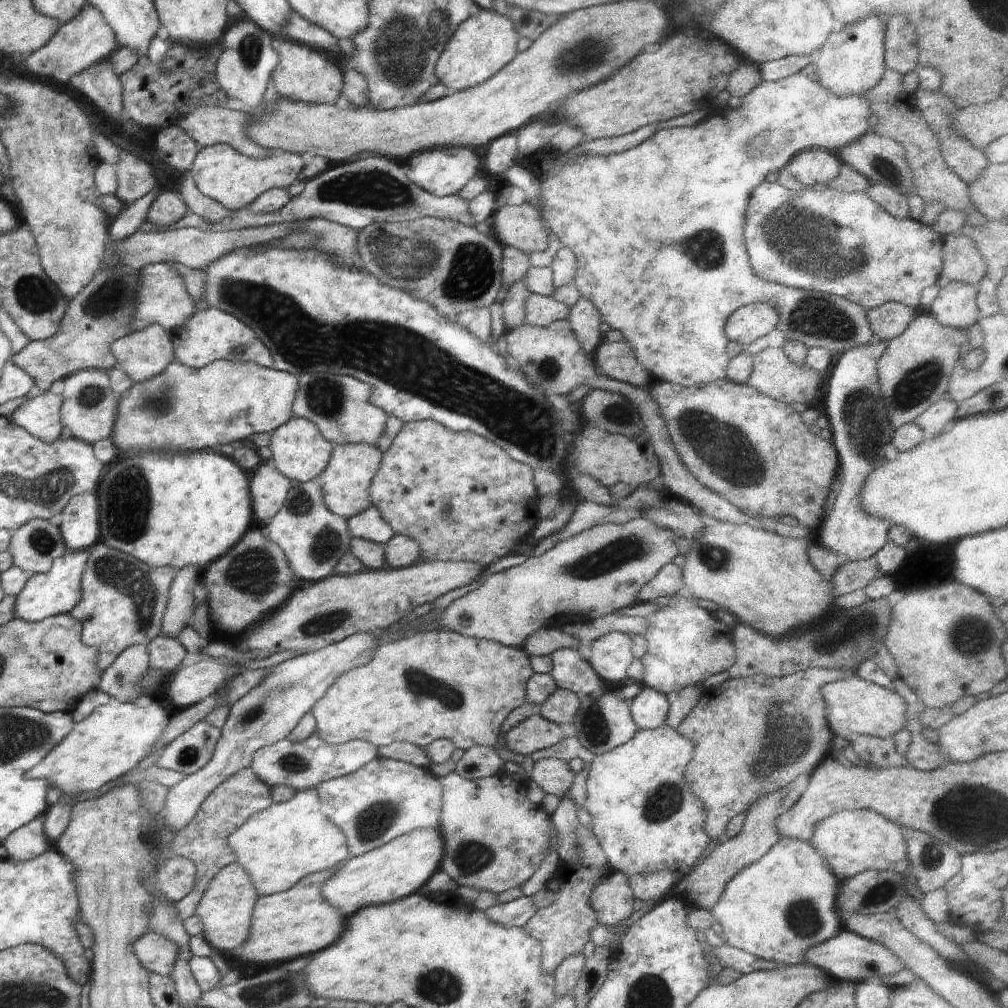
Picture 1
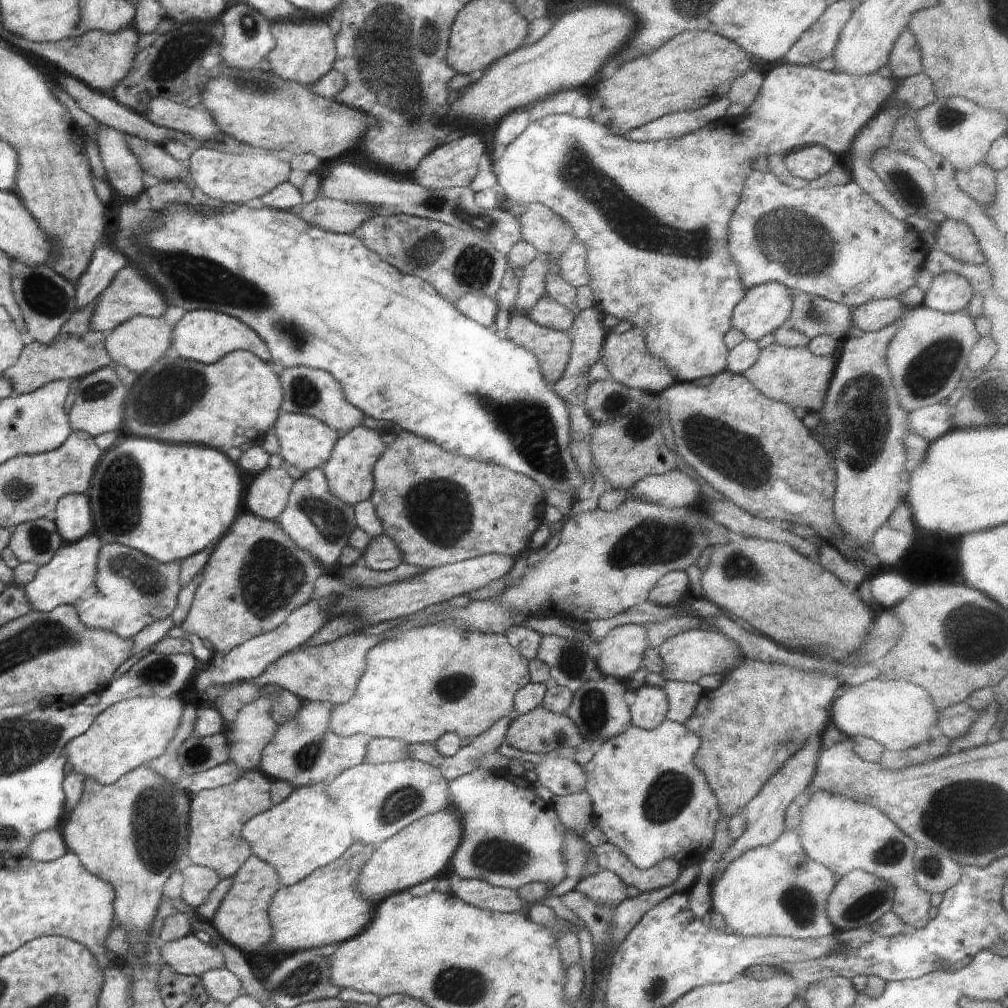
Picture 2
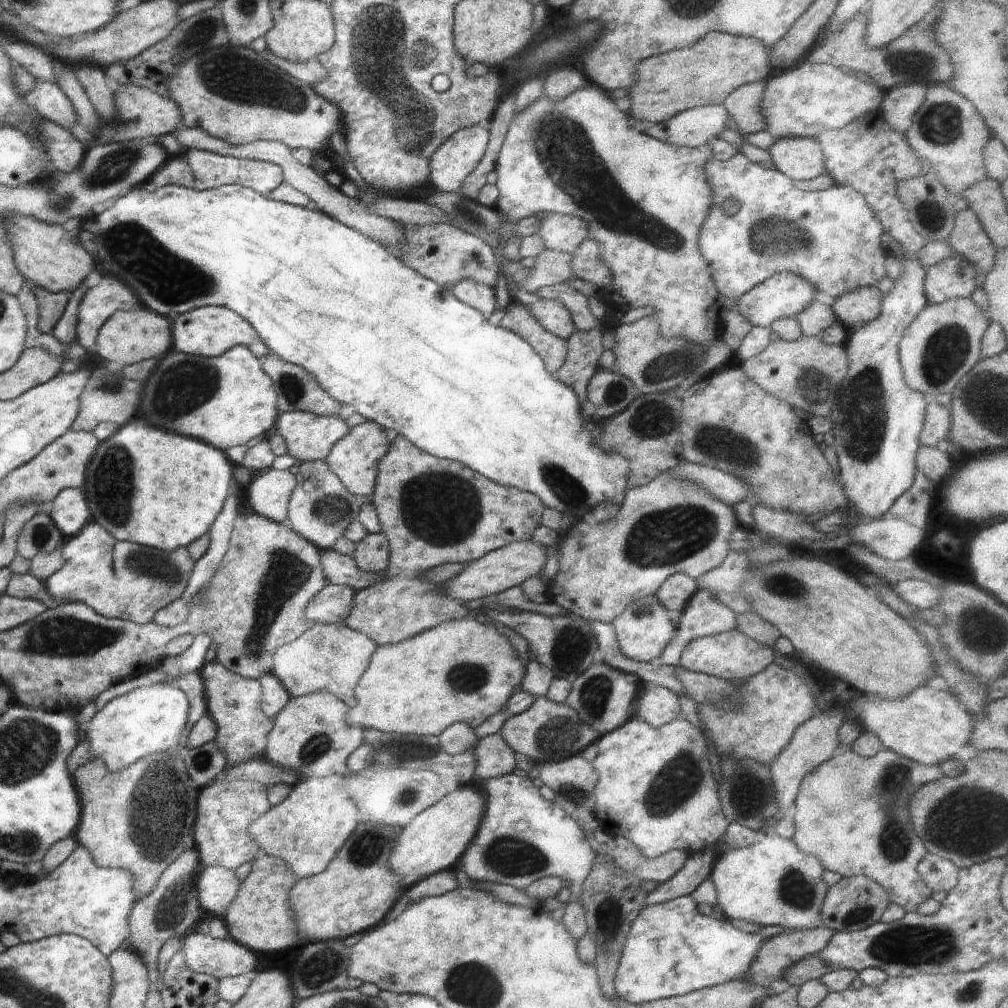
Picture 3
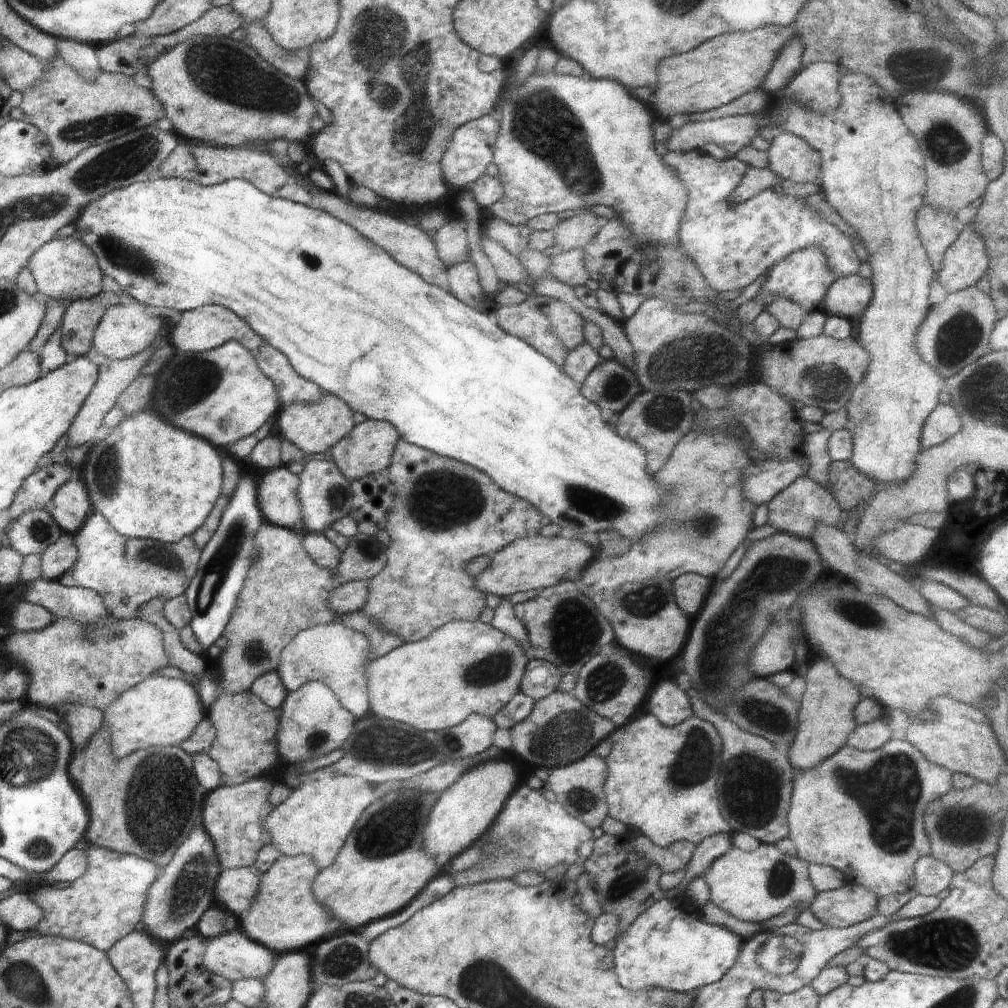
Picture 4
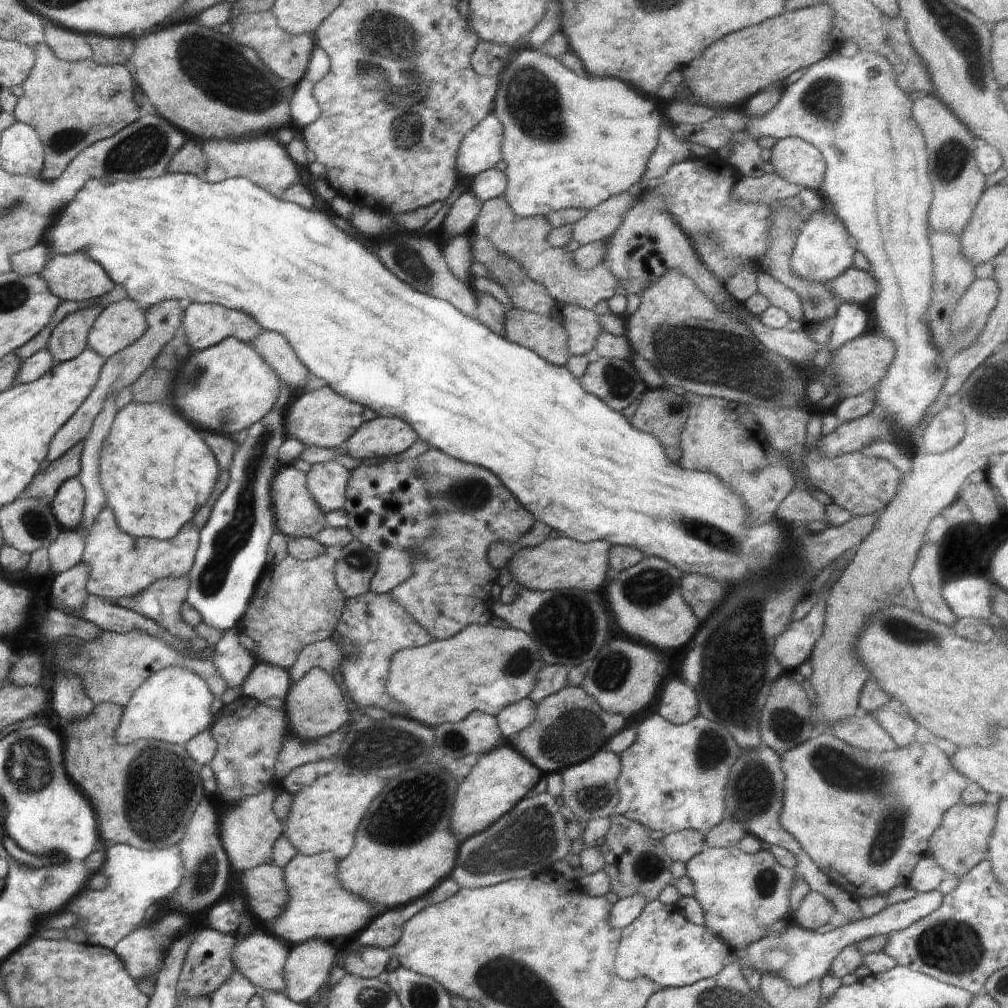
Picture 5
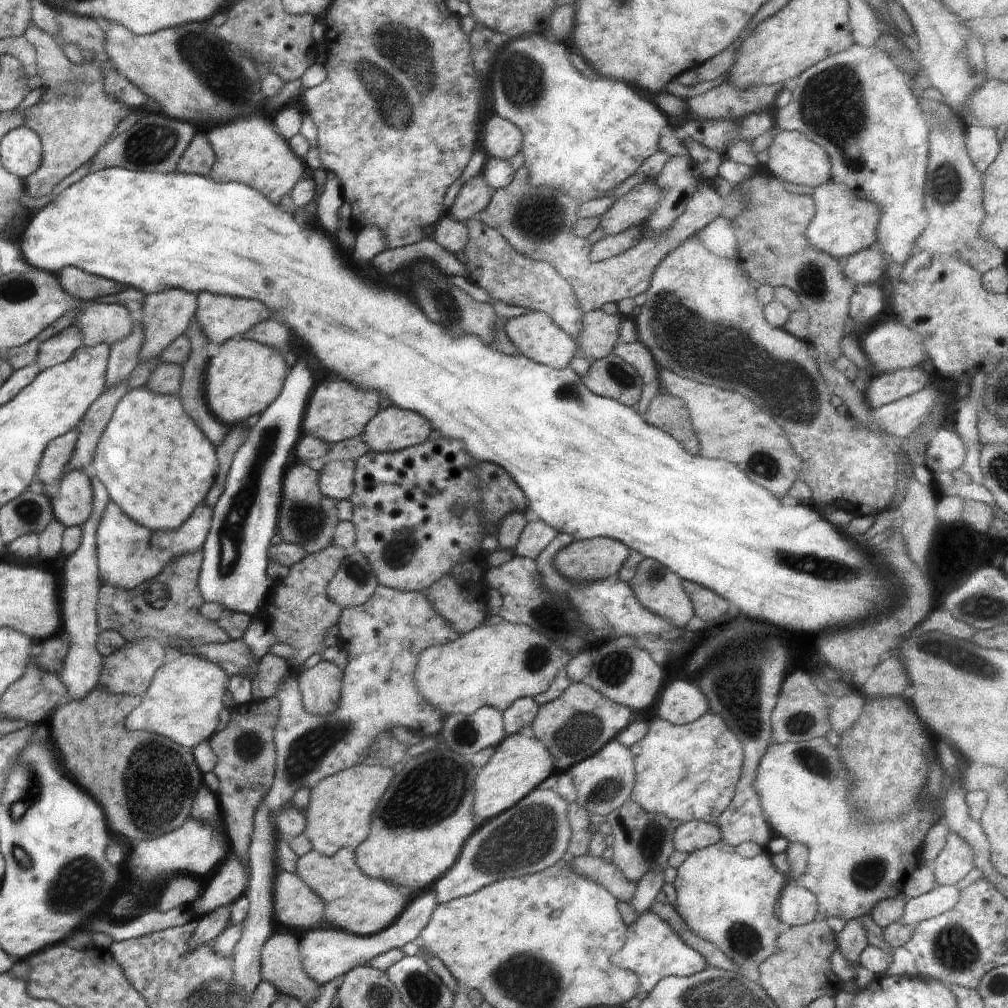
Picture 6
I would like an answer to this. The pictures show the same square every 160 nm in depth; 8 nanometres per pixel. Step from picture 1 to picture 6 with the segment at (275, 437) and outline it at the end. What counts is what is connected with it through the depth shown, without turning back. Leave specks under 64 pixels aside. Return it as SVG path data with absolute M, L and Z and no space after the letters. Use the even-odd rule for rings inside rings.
M324 380L312 390L302 419L302 433L314 435L328 444L362 436L365 426L380 412L378 392L356 388L346 380Z

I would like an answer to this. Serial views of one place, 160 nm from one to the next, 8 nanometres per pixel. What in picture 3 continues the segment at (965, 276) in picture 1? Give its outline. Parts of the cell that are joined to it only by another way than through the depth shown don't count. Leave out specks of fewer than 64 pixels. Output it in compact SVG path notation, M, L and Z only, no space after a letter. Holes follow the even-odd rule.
M968 208L955 214L954 226L947 242L956 256L973 267L990 268L995 262L996 248L982 228L976 213Z

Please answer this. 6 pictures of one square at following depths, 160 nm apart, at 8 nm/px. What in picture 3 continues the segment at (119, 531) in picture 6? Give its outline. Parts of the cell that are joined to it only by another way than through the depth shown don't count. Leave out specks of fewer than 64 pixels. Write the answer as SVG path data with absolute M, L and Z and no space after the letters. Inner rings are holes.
M92 521L63 548L64 566L45 581L48 592L60 602L80 602L91 606L108 618L134 621L144 625L154 620L158 611L180 599L190 582L195 559L187 547L166 552L133 542L115 544L117 540L101 524ZM116 549L116 572L120 572L120 596L113 571L113 550Z

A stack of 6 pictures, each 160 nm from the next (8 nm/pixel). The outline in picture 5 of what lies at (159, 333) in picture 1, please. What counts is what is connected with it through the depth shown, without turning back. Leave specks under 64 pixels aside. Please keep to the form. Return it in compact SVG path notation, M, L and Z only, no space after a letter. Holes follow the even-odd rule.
M130 298L106 305L86 342L87 348L95 350L105 360L123 348L138 342L147 332L147 319L142 306Z

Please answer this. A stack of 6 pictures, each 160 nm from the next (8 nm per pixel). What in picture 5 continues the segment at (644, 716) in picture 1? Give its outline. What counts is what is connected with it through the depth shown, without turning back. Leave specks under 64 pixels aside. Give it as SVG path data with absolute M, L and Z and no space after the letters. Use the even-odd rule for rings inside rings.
M674 679L667 684L663 692L658 714L671 723L686 724L699 714L698 703L698 697L692 686Z

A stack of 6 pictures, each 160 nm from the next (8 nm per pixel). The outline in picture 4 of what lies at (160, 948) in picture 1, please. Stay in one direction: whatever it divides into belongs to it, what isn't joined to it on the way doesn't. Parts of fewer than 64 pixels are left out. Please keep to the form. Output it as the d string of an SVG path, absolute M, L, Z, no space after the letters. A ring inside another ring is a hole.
M241 928L225 931L217 937L204 940L206 943L203 952L204 966L211 973L227 978L233 983L242 979L262 980L273 969L278 956L274 949L252 940Z

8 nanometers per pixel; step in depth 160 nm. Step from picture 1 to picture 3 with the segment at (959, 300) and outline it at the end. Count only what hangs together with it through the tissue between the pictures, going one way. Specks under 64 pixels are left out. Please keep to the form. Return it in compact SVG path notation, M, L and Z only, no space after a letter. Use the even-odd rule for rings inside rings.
M948 257L927 268L924 292L929 303L943 303L948 299L970 297L975 291L974 267L964 258Z

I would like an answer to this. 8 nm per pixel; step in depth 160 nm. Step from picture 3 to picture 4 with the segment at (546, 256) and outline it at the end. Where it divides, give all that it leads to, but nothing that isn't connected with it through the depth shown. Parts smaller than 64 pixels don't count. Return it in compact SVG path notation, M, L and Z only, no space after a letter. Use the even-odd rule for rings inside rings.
M583 249L562 251L552 258L552 278L572 287L585 285L590 279L587 270L583 267Z

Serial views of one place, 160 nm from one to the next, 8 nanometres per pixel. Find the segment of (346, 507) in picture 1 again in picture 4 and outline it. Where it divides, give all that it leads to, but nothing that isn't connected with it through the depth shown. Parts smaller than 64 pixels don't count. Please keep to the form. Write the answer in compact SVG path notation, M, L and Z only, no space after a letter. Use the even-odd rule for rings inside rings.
M366 419L364 422L354 425L354 428L340 442L328 450L328 454L332 456L332 462L338 467L338 470L347 479L354 482L356 479L362 479L364 475L374 475L388 469L399 440L400 435L393 424Z

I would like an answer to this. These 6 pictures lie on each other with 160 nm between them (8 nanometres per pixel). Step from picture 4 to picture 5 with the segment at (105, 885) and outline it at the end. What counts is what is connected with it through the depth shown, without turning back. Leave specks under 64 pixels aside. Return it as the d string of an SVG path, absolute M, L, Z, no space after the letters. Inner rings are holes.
M129 844L106 845L105 863L102 872L108 876L106 890L84 890L82 896L72 900L66 911L82 916L82 926L90 936L90 942L114 948L134 928L141 926L146 910L156 902L167 902L183 883L183 857L179 846L145 851Z

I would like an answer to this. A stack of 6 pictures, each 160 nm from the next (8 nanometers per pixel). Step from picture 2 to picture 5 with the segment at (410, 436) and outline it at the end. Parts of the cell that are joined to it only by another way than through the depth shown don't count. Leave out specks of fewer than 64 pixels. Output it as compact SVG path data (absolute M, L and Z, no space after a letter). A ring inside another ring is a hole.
M431 447L421 458L429 501L437 514L437 532L421 548L415 564L415 574L405 580L390 594L405 611L409 612L435 639L449 639L472 623L485 625L494 618L491 590L494 588L499 570L487 561L487 550L493 542L504 541L511 546L535 523L535 518L521 502L488 469L471 465Z

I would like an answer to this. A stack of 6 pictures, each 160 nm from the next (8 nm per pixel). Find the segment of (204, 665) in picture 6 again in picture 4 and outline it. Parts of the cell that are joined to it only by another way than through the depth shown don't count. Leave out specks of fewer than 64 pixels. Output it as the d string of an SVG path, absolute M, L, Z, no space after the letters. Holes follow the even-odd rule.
M156 675L135 684L104 712L106 725L110 726L112 752L122 758L140 748L176 746L190 739L204 716L198 695L188 680L173 677Z

